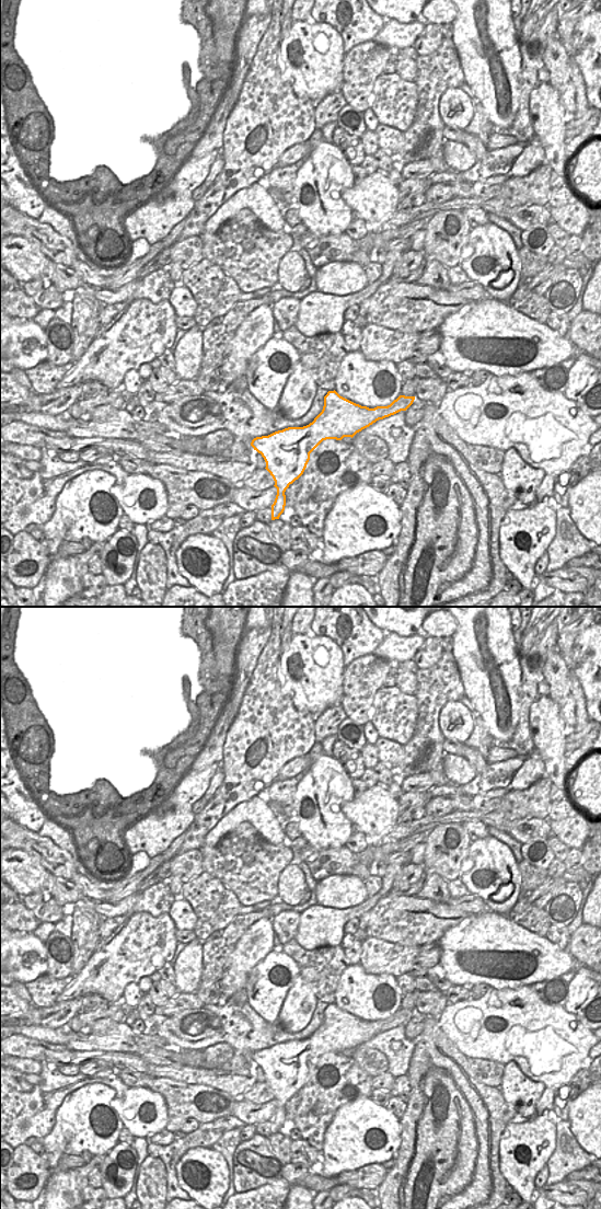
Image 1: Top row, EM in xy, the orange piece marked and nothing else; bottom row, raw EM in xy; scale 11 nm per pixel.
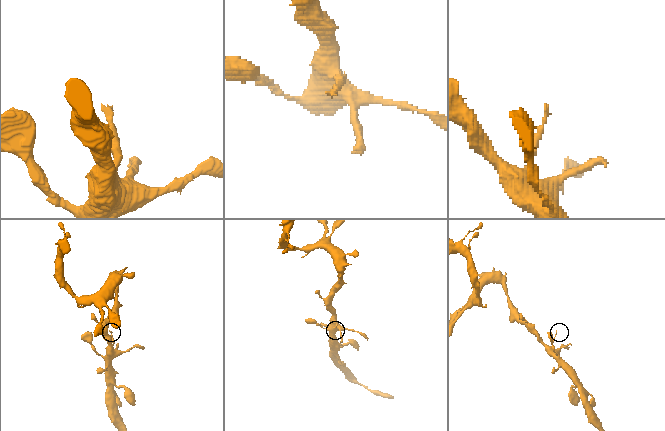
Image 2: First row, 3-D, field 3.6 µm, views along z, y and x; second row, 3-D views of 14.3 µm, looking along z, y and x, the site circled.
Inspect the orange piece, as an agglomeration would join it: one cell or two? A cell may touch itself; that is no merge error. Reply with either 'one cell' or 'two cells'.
one cell

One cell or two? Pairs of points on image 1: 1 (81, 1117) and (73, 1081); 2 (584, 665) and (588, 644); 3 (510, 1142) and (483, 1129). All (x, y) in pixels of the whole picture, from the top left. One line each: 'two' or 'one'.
1: two
2: one
3: two

